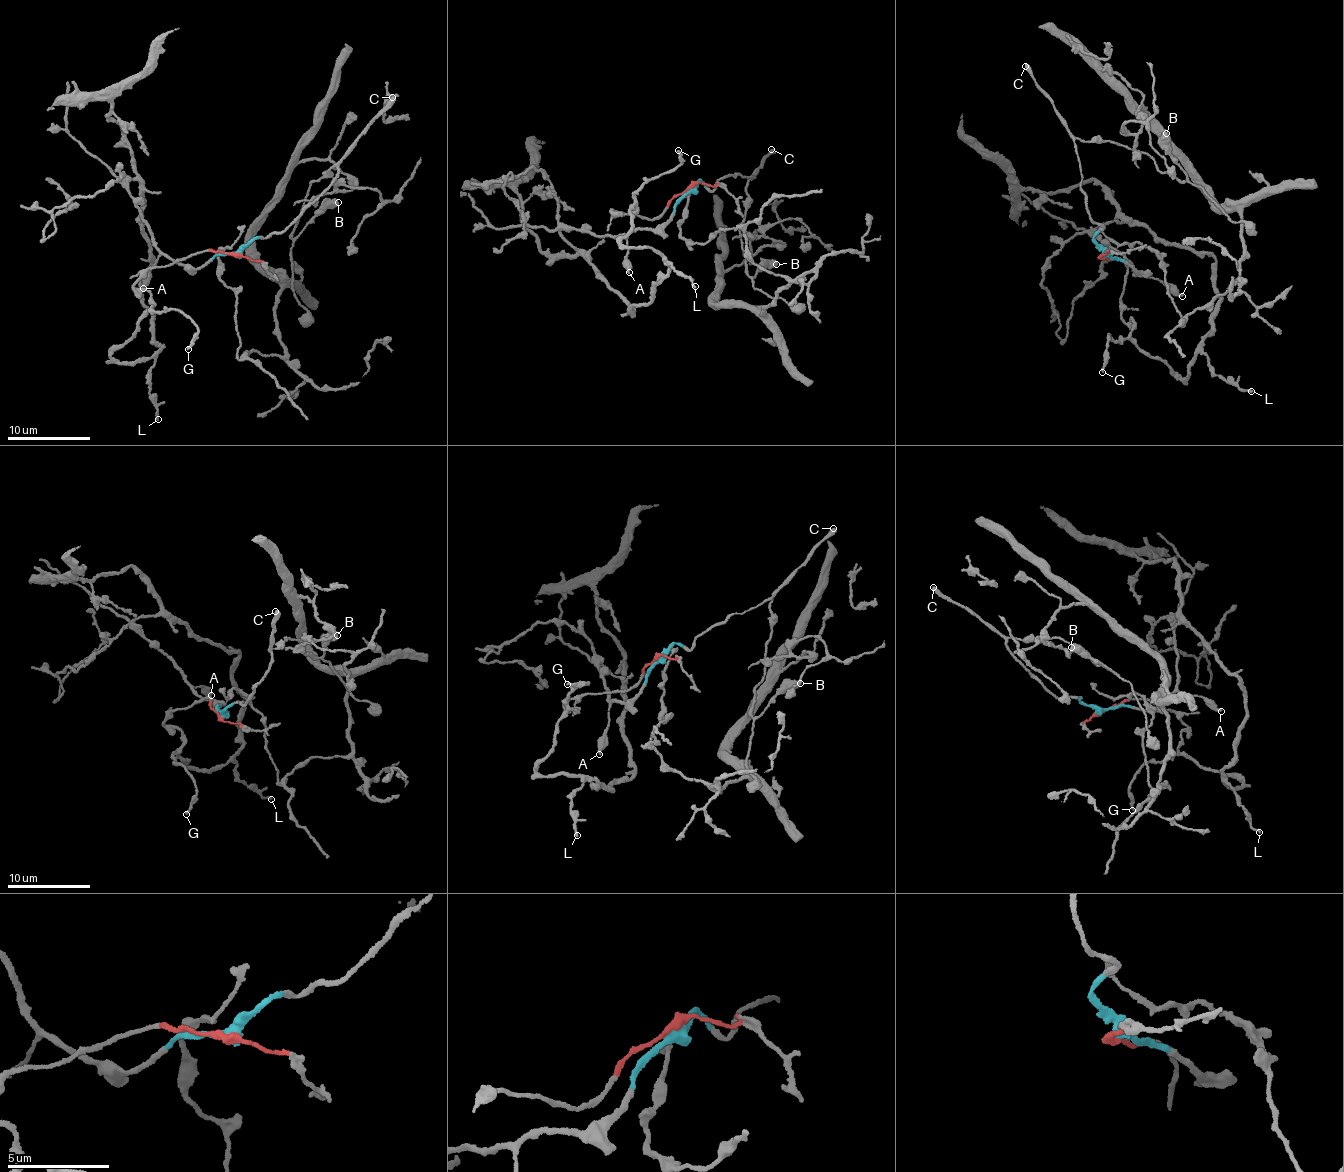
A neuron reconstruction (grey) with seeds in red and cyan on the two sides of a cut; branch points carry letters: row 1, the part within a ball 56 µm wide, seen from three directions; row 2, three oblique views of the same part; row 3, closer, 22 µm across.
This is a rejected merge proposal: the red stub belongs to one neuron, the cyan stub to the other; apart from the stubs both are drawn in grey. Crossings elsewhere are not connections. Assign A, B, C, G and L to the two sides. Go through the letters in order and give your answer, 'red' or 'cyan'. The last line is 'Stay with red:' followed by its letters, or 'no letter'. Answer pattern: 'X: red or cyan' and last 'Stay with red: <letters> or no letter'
A: cyan
B: cyan
C: cyan
G: red
L: red
Stay with red: G, L

